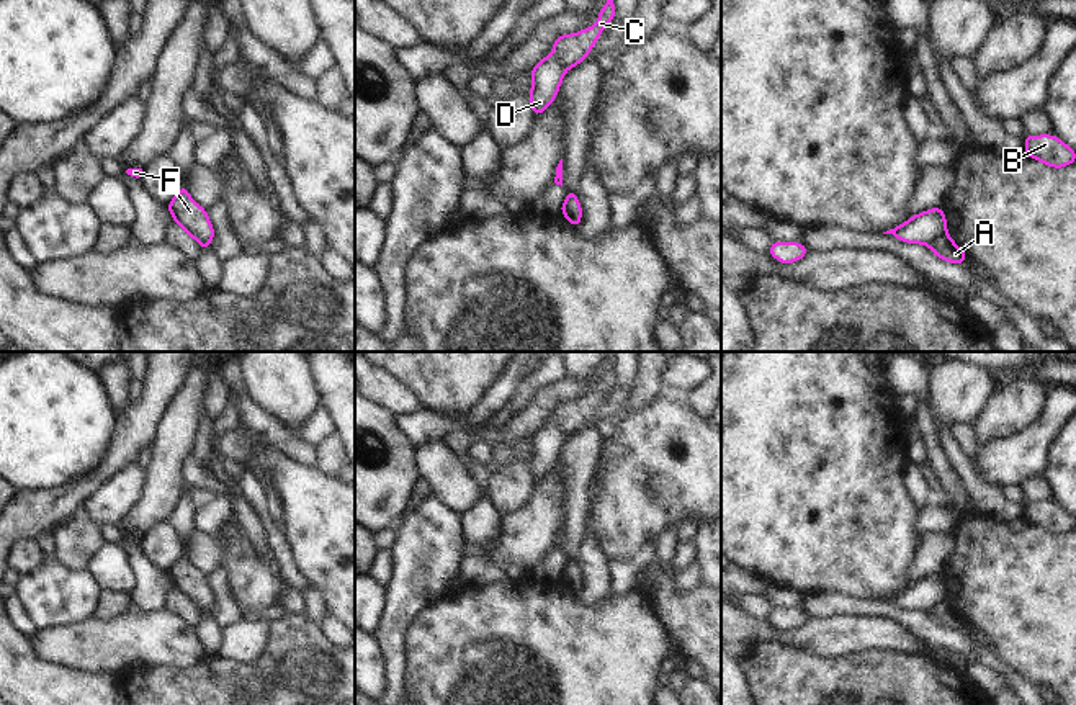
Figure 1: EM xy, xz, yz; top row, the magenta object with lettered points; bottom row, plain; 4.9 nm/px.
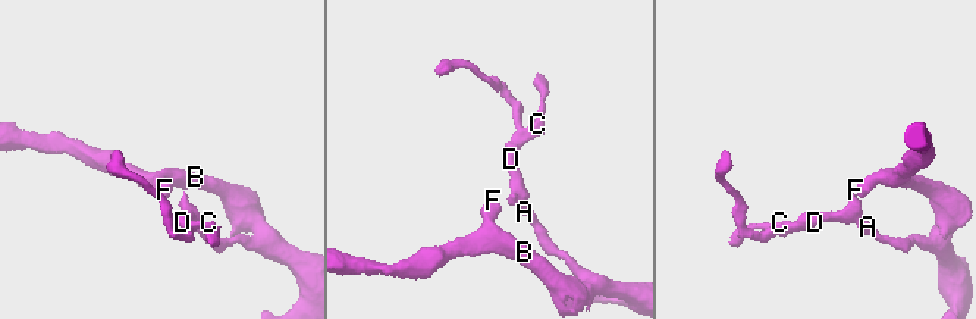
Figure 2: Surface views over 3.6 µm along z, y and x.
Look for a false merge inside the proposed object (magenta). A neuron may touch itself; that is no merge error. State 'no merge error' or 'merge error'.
merge error

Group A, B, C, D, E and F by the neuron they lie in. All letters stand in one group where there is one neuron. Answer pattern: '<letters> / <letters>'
A B F / C D E

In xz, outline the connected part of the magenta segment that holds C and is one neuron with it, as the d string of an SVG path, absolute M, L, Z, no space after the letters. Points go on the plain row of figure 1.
M615 353L607 360L607 371L600 376L599 386L592 394L576 401L559 401L553 420L541 425L531 435L531 460L528 463L535 484L541 481L556 465L559 451L567 435L585 427L602 396L616 381L613 373Z

